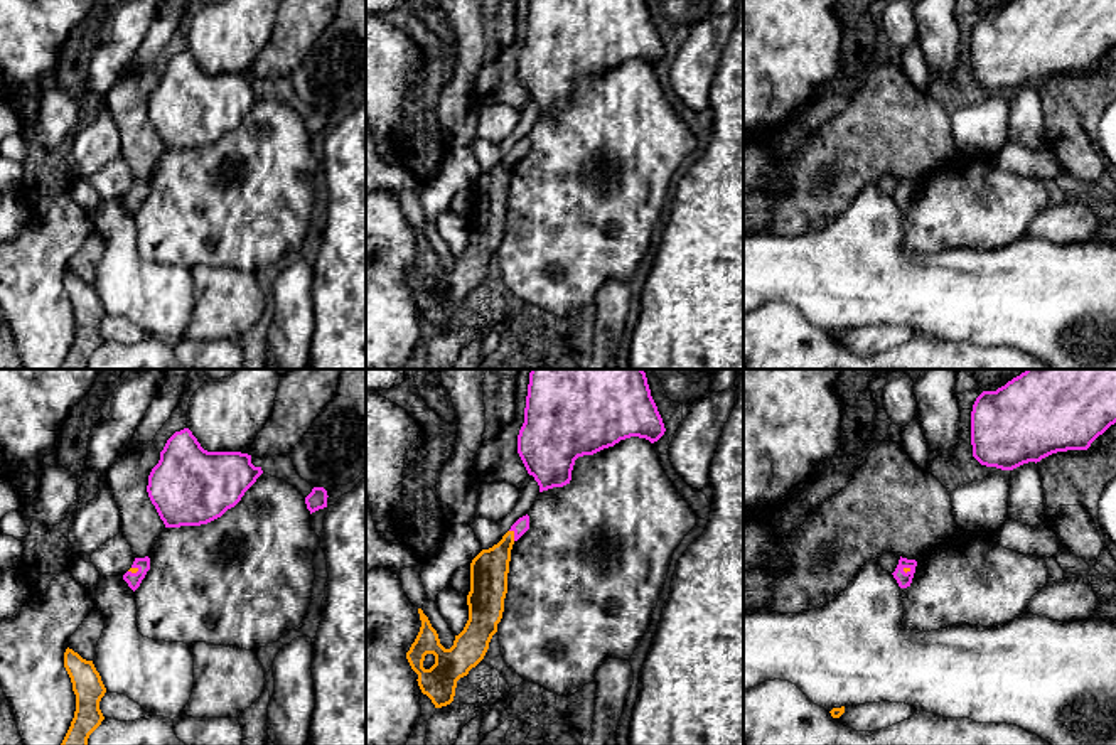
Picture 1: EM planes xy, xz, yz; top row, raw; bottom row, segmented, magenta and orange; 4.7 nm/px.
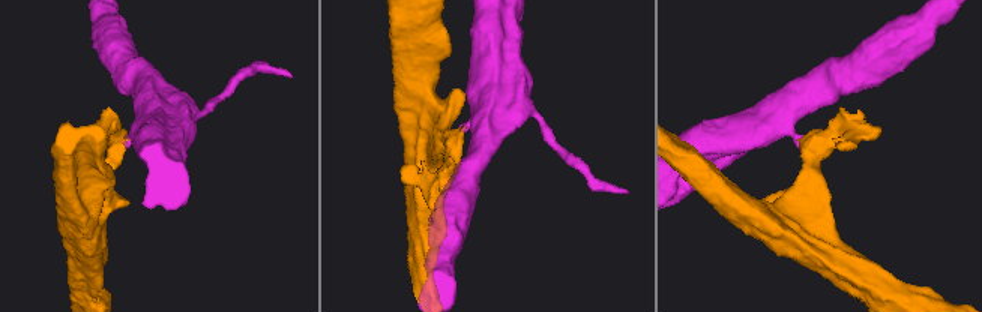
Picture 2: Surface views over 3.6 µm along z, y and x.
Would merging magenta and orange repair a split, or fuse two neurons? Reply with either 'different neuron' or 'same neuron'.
different neuron

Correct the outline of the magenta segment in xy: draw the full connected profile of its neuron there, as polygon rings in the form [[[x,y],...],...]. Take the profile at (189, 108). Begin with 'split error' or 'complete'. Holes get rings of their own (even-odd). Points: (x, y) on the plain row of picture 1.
complete | [[[184,51],[167,62],[147,115],[165,150],[201,148],[234,130],[261,96],[251,78],[207,74]]]

